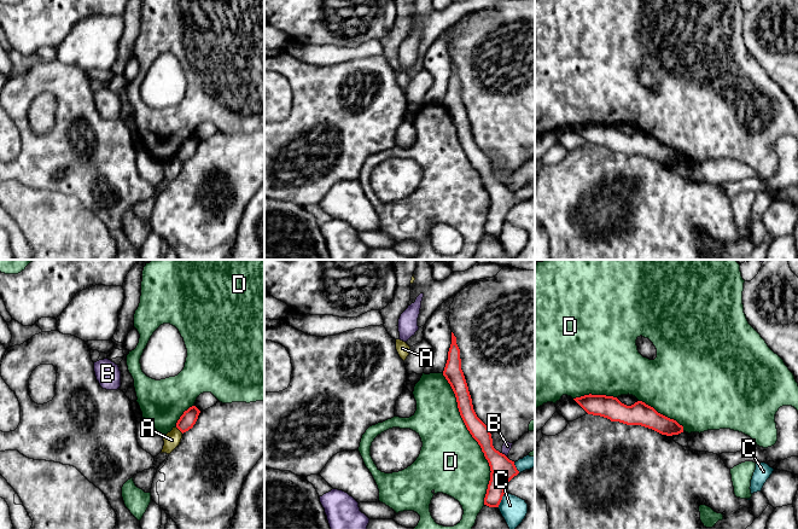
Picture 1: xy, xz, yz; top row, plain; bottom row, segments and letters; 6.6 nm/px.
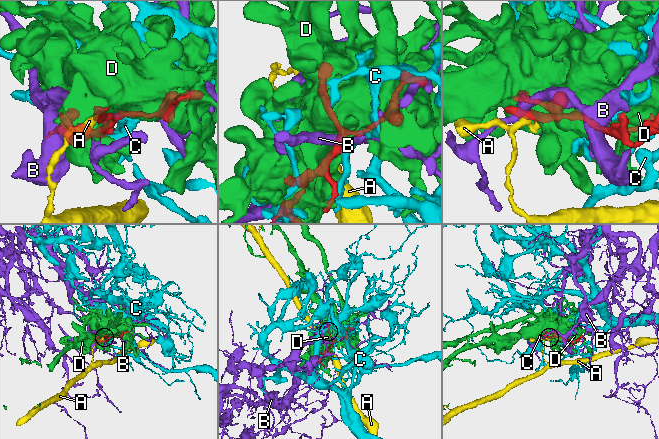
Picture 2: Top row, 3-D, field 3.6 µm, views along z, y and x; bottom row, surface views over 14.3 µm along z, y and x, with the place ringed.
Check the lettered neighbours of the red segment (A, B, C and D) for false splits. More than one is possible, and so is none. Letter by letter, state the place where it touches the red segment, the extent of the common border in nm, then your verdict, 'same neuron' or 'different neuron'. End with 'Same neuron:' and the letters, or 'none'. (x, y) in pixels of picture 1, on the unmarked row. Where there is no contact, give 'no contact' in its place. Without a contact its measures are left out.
A: xy (179, 158) | 70 nm | different neuron
B: xz (504, 184) | 50 nm | different neuron
C: xz (501, 228) | 110 nm | different neuron
D: xz (473, 167) | 900 nm | different neuron
Same neuron: none

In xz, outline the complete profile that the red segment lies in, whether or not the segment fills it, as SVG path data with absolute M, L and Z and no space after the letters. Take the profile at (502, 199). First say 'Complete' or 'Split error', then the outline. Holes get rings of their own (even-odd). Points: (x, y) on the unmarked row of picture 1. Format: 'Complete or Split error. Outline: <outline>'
Complete. Outline: M453 62L443 105L455 123L458 138L467 159L480 175L490 196L490 210L484 227L484 234L499 237L507 213L517 205L519 200L514 191L494 178L488 156L477 146L473 139L468 116L461 99L460 79Z

